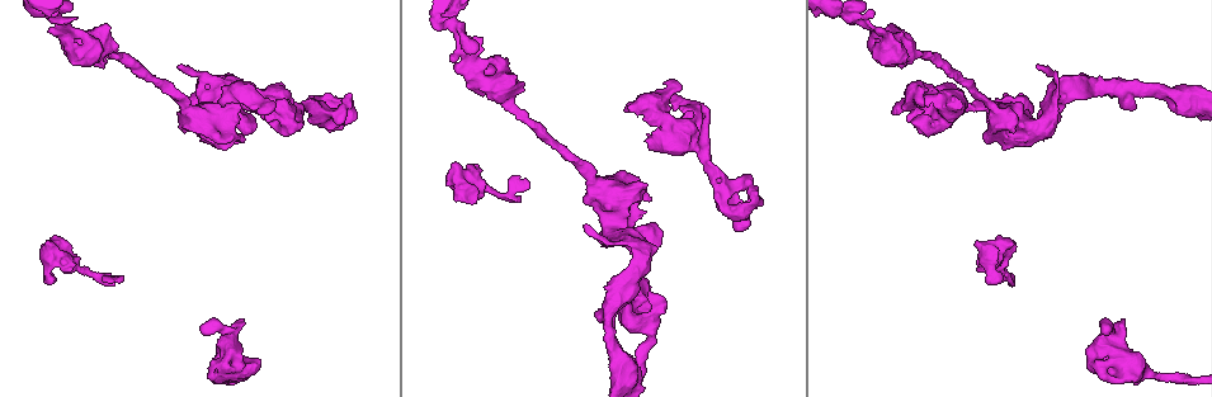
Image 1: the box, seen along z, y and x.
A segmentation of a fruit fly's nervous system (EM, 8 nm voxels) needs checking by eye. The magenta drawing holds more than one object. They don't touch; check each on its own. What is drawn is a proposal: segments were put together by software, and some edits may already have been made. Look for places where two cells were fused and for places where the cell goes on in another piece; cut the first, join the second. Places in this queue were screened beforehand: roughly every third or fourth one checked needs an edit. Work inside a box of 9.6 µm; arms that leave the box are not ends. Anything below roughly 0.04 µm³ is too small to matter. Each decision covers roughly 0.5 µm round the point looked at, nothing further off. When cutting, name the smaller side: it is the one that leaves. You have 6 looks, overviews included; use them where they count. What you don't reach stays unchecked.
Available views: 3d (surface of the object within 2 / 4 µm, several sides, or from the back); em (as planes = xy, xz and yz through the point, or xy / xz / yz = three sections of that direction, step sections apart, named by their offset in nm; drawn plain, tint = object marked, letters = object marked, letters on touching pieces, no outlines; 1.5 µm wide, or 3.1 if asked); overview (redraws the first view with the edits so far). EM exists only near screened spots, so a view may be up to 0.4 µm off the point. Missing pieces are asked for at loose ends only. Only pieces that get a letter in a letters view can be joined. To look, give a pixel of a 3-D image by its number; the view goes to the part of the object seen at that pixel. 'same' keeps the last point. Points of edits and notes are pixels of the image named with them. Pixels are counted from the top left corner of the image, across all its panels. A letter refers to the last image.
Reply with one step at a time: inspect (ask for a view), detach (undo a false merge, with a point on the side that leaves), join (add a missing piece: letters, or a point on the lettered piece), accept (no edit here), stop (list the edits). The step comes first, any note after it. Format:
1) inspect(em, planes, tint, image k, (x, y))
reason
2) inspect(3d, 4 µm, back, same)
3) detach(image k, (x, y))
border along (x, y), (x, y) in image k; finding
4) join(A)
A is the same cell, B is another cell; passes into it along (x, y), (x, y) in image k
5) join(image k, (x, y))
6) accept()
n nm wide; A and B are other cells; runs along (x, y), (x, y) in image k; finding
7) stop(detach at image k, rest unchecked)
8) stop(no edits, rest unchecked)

inspect(em, xz, step 4, tint, image 1, (1157, 375))
calibre changes

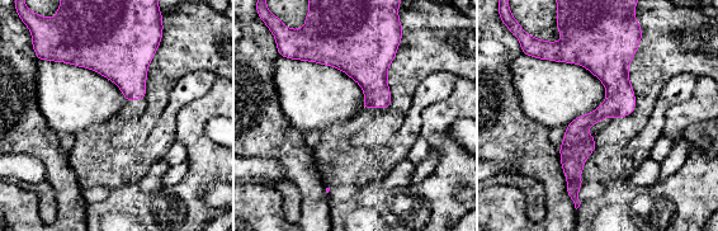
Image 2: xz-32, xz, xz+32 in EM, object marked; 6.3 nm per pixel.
inspect(em, planes, letters, same)

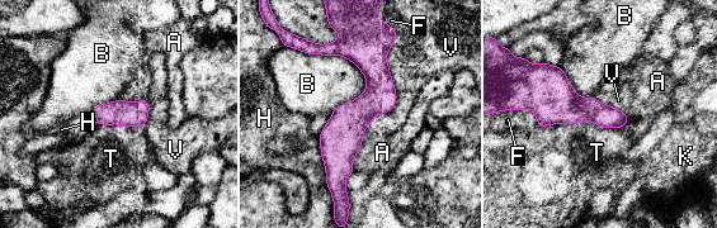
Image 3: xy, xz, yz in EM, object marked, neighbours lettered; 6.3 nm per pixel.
accept()
A, B, F, H, K, T and V are other cells; runs along (354, 36), (373, 99), (340, 139), (342, 185) in image 3; all the same cell

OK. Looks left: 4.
inspect(em, yz, step 8, tint, image 1, (720, 208))
free end

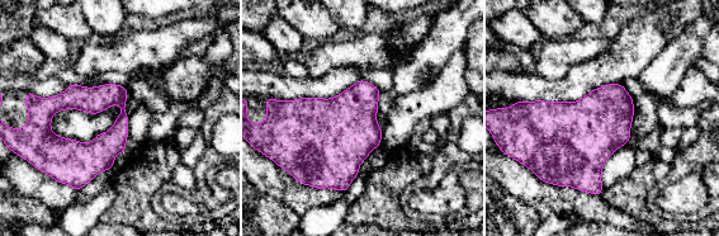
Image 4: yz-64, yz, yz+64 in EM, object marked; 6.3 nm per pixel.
inspect(em, planes, letters, same)
another direction

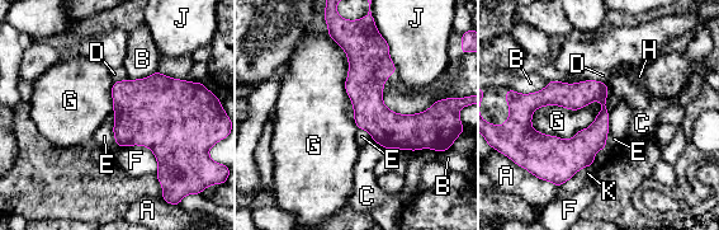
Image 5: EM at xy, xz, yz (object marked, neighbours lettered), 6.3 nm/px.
accept()
G touches over 480 nm; A, B, C, D, E, F, G, H, J and K are other cells; no lettered piece goes on from it

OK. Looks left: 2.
inspect(em, planes, letters, image 1, (48, 281))
free end

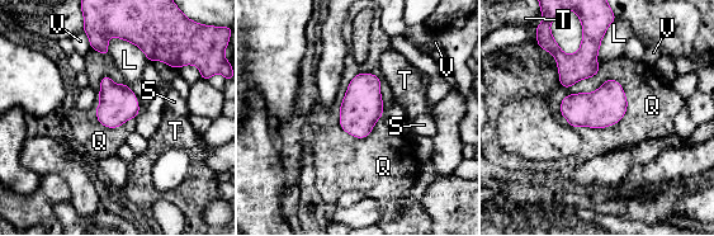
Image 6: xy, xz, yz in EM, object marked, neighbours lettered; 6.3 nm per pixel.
accept()
L, Q, S, T and V are other cells; border along (350, 79), (340, 126), (364, 138) in image 6; no lettered piece goes on from it

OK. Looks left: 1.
stop(no edits, rest unchecked)

